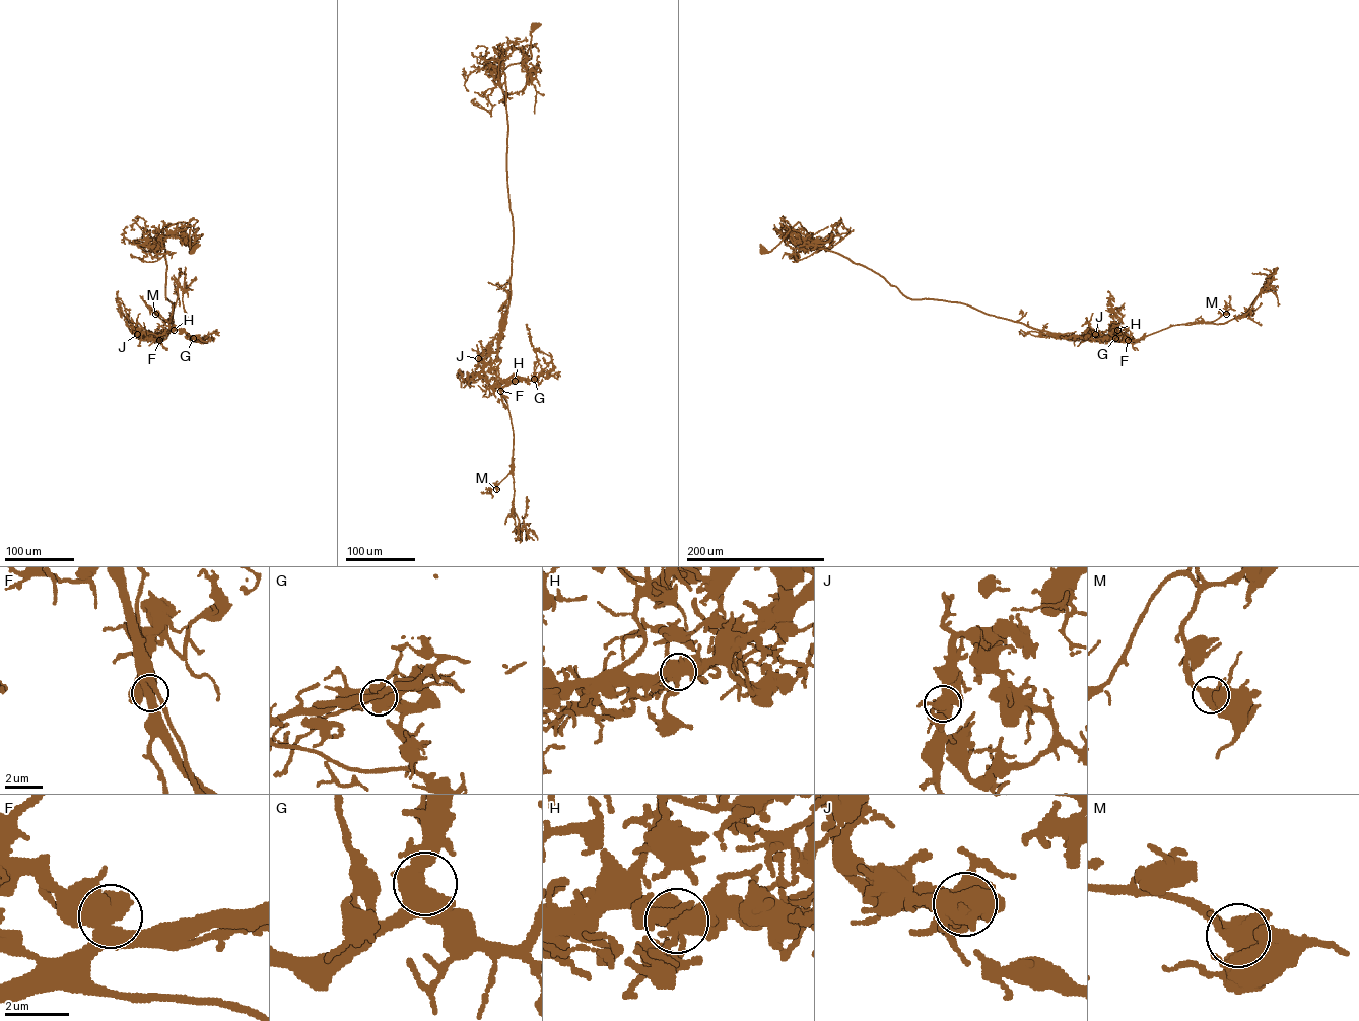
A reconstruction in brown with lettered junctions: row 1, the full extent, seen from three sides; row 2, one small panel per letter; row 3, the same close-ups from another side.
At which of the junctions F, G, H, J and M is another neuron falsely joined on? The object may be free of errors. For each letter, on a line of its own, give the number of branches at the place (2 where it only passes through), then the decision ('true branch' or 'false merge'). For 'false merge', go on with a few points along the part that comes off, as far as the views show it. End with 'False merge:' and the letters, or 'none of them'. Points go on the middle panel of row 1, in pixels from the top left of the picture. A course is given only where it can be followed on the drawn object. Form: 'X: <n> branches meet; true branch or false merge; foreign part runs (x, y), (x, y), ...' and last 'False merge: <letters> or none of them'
F: 4 branches meet; true branch
G: 4 branches meet; true branch
H: 4 branches meet; true branch
J: 4 branches meet; true branch
M: 4 branches meet; true branch
False merge: none of them

